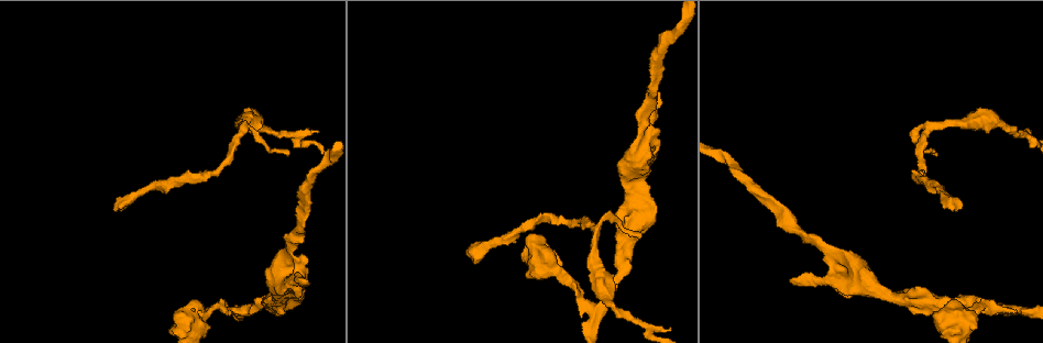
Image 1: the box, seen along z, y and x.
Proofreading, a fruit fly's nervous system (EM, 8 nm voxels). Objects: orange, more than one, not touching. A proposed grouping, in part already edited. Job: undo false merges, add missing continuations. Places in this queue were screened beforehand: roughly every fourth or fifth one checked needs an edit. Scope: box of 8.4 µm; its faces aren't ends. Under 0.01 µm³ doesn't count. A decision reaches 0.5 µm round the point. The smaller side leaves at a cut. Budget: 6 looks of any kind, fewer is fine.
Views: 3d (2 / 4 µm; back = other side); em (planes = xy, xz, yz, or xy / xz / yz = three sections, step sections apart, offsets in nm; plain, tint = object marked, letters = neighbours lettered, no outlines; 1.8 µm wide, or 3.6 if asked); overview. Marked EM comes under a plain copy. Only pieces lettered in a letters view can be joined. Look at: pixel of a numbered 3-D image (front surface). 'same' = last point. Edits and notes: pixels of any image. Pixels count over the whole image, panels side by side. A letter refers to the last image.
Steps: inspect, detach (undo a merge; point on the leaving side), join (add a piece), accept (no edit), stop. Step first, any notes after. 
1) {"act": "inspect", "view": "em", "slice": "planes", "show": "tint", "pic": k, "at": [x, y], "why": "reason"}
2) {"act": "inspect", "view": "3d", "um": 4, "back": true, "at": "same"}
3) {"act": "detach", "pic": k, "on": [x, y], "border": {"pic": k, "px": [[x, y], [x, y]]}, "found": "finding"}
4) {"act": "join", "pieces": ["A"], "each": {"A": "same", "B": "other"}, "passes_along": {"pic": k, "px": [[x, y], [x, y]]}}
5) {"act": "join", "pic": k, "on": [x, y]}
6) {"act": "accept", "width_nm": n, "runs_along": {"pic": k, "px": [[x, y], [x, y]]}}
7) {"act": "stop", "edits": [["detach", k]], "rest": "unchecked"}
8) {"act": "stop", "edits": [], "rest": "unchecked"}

{"act": "inspect", "view": "3d", "um": 2, "pic": 1, "at": [591, 308], "why": "a fork"}

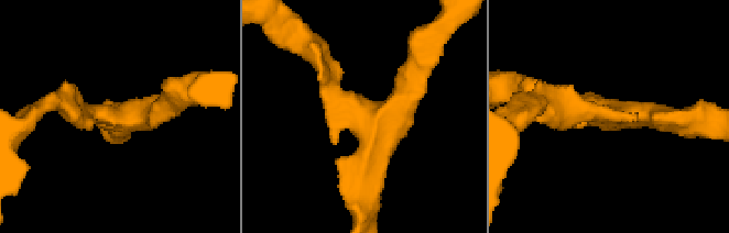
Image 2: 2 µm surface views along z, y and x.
{"act": "inspect", "view": "em", "slice": "planes", "show": "letters", "pic": 2, "at": [610, 113], "arms": 3, "arm_widths_nm": [170, 200, 220], "why": "shape alone is not enough"}

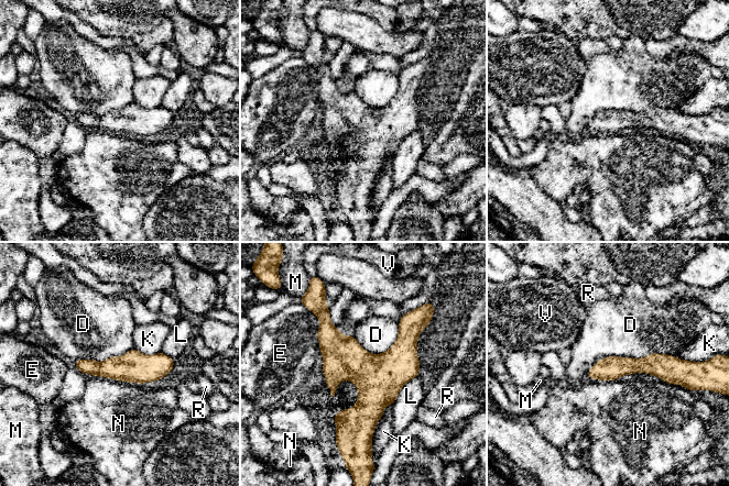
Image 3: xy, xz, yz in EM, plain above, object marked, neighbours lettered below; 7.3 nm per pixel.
{"act": "accept", "each": {"D": "other", "E": "other", "K": "other", "L": "other", "M": "other", "N": "other", "R": "other", "V": "other"}, "border": {"pic": 3, "px": [[673, 354], [606, 356], [586, 377]]}, "found": "all the same neuron"}

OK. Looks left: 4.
{"act": "inspect", "view": "em", "slice": "planes", "show": "letters", "pic": 1, "at": [671, 329]}

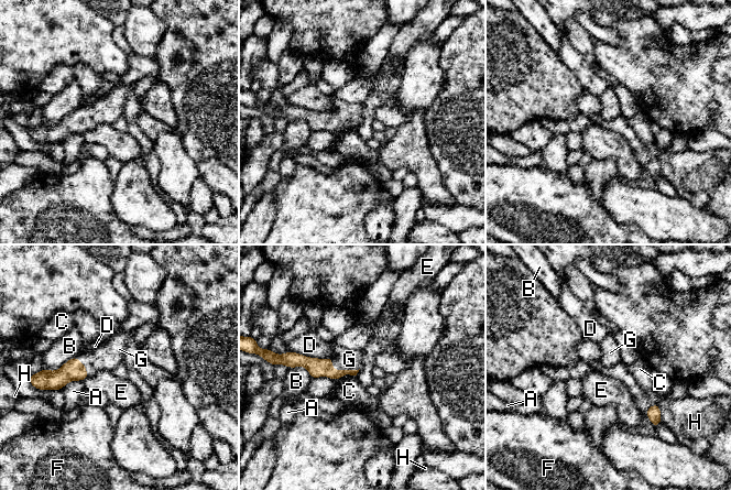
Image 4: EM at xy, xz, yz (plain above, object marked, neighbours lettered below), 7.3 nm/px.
{"act": "join", "pieces": ["G"], "each": {"A": "other", "B": "other", "C": "other", "D": "other", "E": "other", "F": "other", "G": "same", "H": "other"}, "passes_along": {"pic": 4, "px": [[316, 367], [341, 370], [349, 359]]}, "found": "the neuron continues"}

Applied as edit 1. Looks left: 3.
{"act": "inspect", "view": "em", "um": 3.6, "slice": "planes", "show": "letters", "pic": 1, "at": [966, 123]}

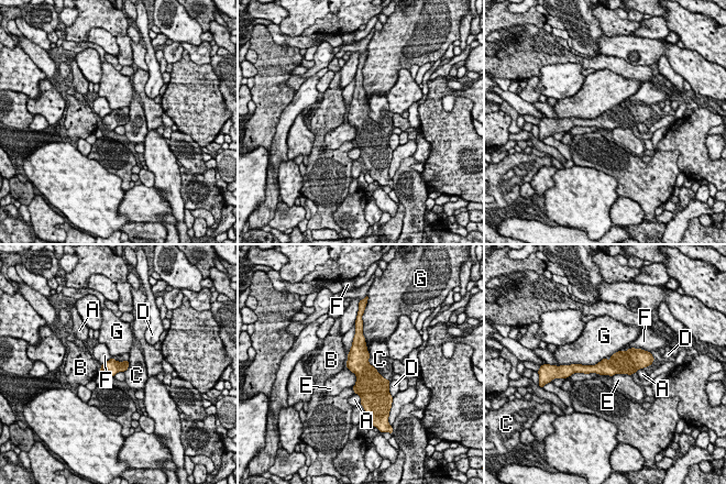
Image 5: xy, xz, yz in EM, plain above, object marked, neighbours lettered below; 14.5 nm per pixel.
{"act": "accept", "width_nm": 220, "each": {"A": "other", "B": "other", "C": "other", "D": "other", "E": "other", "F": "other", "G": "other"}, "runs_along": {"pic": 5, "px": [[638, 361], [600, 369], [575, 366]]}, "found": "continuous, no second neuron"}

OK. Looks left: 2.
{"act": "stop", "edits": [["join", 4]], "rest": "unchecked"}

